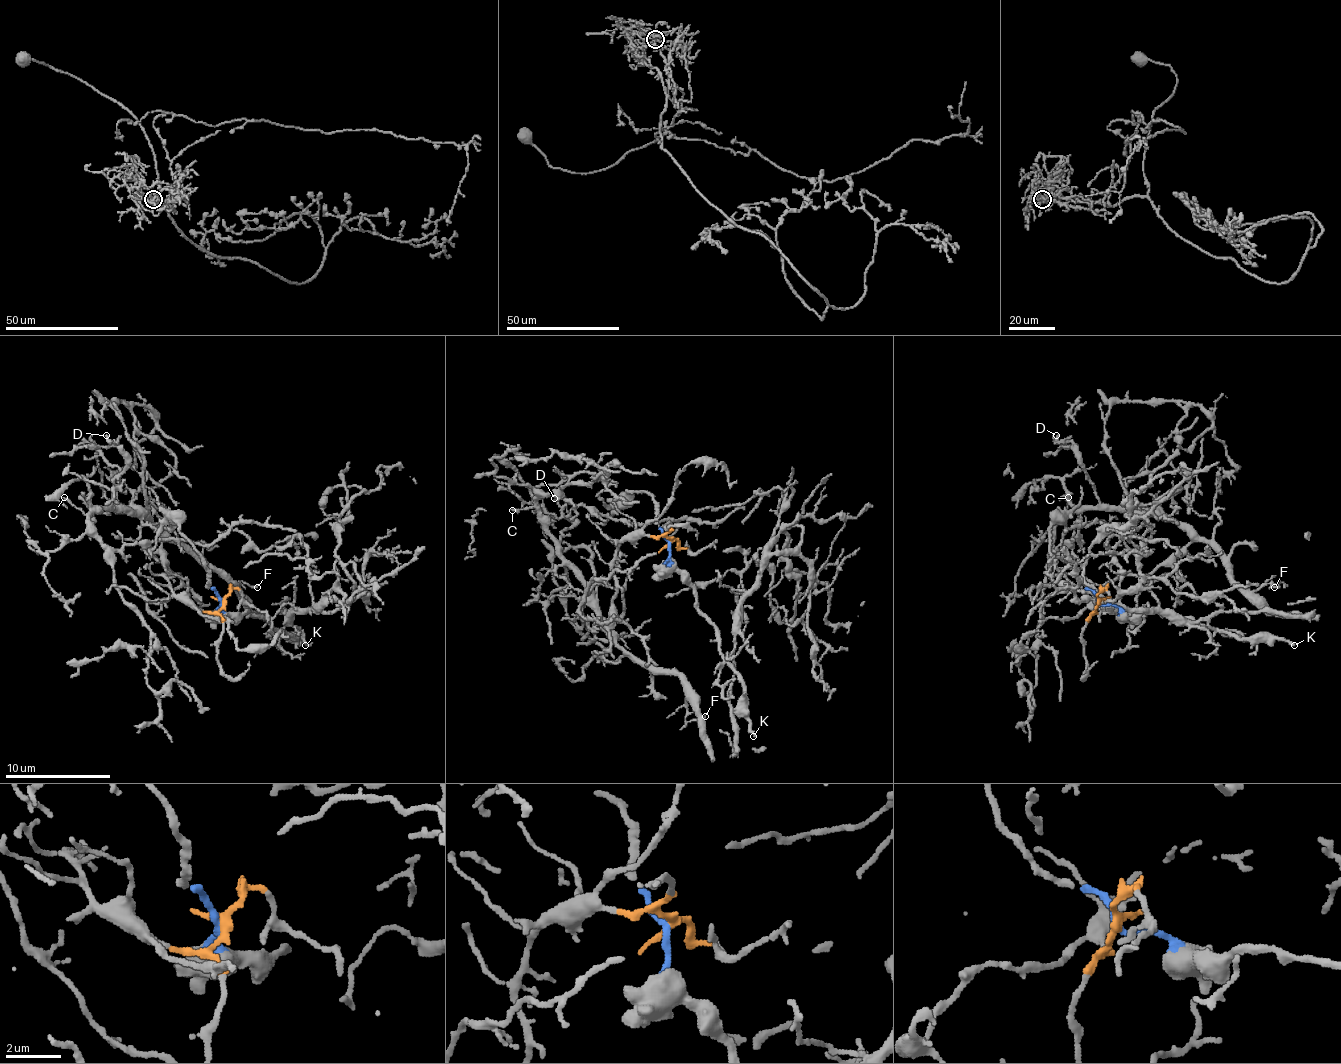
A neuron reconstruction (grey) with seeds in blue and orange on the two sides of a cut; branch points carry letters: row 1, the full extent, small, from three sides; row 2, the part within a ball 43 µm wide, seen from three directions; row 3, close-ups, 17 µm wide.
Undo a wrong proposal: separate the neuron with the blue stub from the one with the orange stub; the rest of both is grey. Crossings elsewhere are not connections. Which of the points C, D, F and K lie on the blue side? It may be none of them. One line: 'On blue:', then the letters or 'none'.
On blue: K

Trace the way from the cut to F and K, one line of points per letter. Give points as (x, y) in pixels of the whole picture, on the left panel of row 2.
F: (222, 601), (201, 612), (179, 596), (161, 543), (209, 561), (238, 590), (256, 588)
K: (222, 601), (222, 609), (230, 614), (245, 612), (267, 619), (306, 646)

